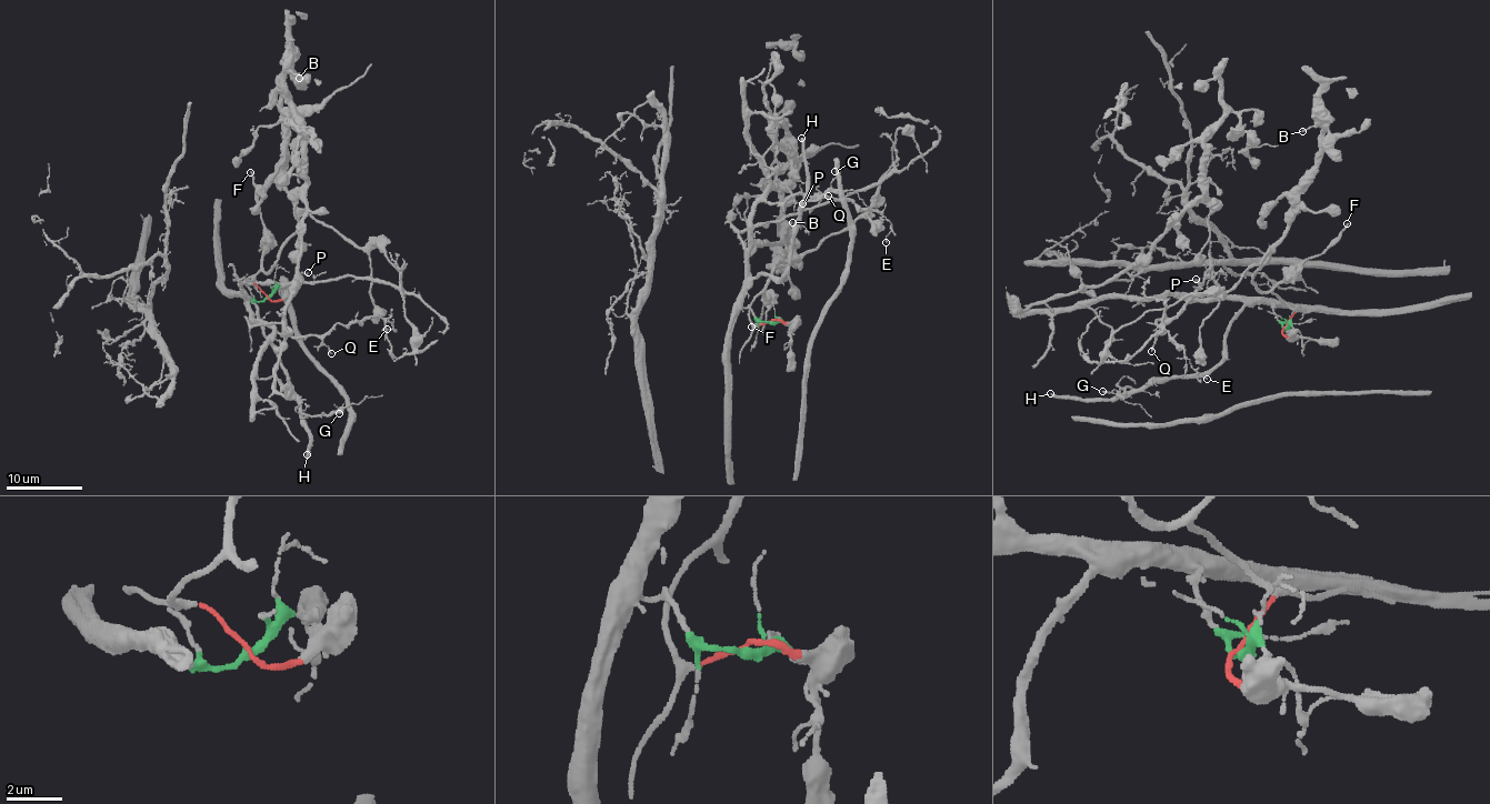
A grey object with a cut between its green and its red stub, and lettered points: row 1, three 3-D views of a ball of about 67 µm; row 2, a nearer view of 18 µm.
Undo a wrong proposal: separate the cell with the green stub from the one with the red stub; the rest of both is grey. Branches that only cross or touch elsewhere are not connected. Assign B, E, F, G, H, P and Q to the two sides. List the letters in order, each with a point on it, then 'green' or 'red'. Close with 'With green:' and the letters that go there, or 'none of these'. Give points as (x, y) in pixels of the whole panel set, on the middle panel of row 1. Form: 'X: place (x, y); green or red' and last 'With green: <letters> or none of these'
B: place (792, 222); red
E: place (886, 242); green
F: place (751, 327); red
G: place (834, 171); green
H: place (801, 138); green
P: place (802, 203); green
Q: place (828, 196); green
With green: E, G, H, P, Q

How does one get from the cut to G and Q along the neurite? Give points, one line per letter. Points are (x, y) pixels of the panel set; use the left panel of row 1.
G: (266, 297), (257, 301), (240, 292), (257, 310), (300, 415), (338, 413)
Q: (266, 297), (257, 301), (240, 292), (248, 303), (250, 324), (267, 323), (296, 337), (318, 335), (332, 353)

